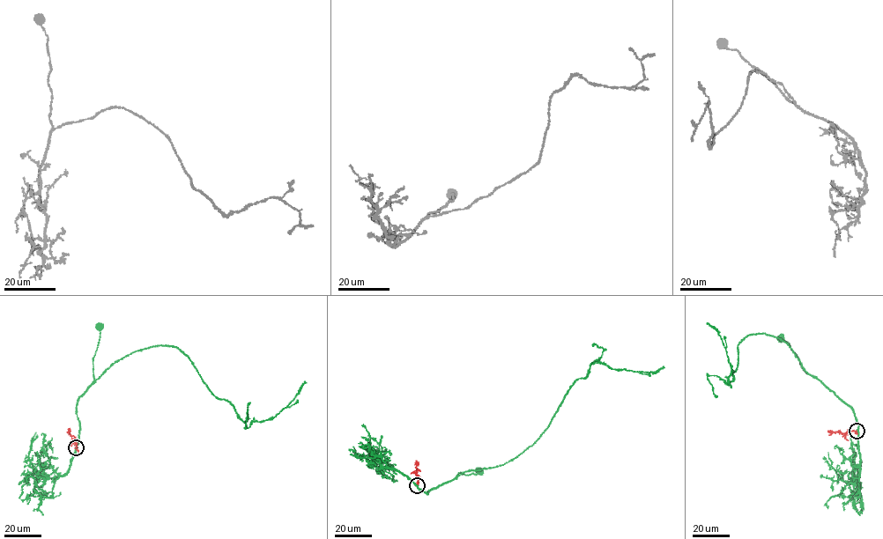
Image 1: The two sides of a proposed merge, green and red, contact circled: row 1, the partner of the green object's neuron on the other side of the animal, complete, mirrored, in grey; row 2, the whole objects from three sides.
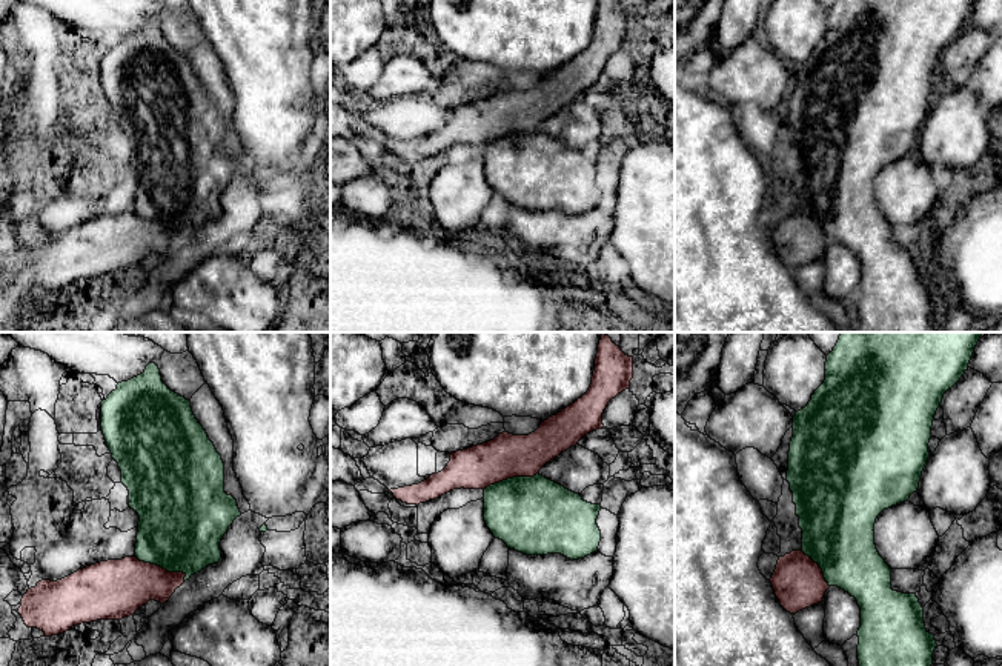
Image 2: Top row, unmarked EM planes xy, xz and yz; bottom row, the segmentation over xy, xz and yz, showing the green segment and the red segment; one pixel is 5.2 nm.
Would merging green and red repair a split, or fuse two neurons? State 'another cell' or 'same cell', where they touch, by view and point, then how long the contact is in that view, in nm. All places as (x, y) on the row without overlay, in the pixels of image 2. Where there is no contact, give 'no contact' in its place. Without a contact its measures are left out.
another cell | xy (163, 223) | 300 nm

